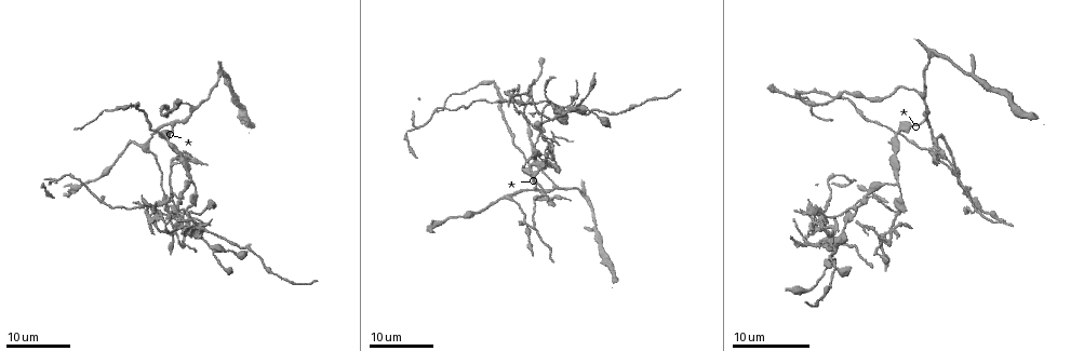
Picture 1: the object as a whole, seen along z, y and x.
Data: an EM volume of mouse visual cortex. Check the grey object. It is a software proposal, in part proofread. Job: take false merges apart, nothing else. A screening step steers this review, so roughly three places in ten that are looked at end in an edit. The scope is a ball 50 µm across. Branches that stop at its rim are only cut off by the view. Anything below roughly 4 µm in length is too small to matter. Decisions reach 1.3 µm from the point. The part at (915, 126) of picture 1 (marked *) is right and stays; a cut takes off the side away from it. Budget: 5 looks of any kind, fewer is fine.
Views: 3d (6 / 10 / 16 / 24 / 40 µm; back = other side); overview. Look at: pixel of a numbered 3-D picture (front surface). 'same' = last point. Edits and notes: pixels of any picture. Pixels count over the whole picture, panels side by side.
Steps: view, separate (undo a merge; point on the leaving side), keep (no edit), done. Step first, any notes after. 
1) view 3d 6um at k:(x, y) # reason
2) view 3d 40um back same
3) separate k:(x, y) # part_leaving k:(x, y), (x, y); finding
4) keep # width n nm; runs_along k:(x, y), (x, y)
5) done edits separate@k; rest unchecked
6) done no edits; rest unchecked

view 3d 24um at 1:(529, 168) # thin arm on a thick one

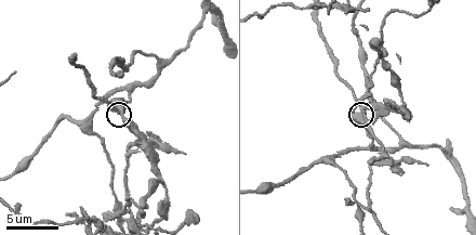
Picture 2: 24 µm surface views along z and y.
view 3d 6um at 2:(365, 115)

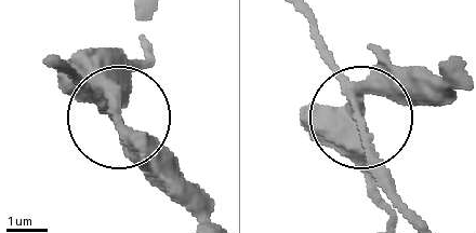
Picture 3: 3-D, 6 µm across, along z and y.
separate 3:(83, 86) # width 250 nm; a second neuron is stuck on

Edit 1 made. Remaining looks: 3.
view 3d 16um at 2:(325, 161)

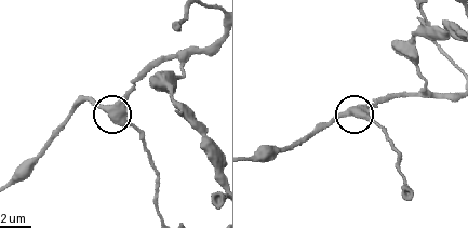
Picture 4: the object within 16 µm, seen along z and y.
keep # side_arm 15 um; all the same neuron

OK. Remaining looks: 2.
view 3d 16um at 1:(541, 159) # four arms meet

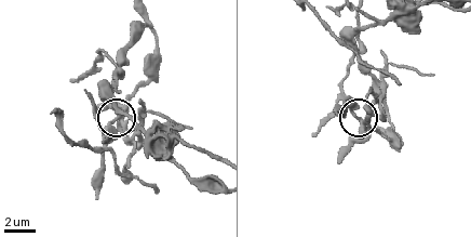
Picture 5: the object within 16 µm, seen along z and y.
view 3d 10um at 5:(358, 118)

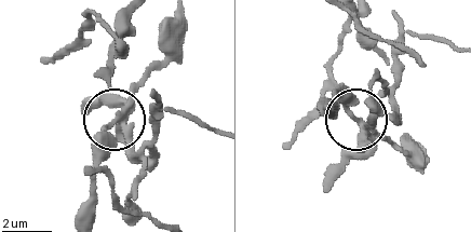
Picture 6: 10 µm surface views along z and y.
separate 6:(99, 100) # arms 4; part_leaving 6:(123, 123), (135, 152), (166, 108), (216, 130); two neurons meet here

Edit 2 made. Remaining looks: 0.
done edits separate@3, separate@6; rest unchecked

